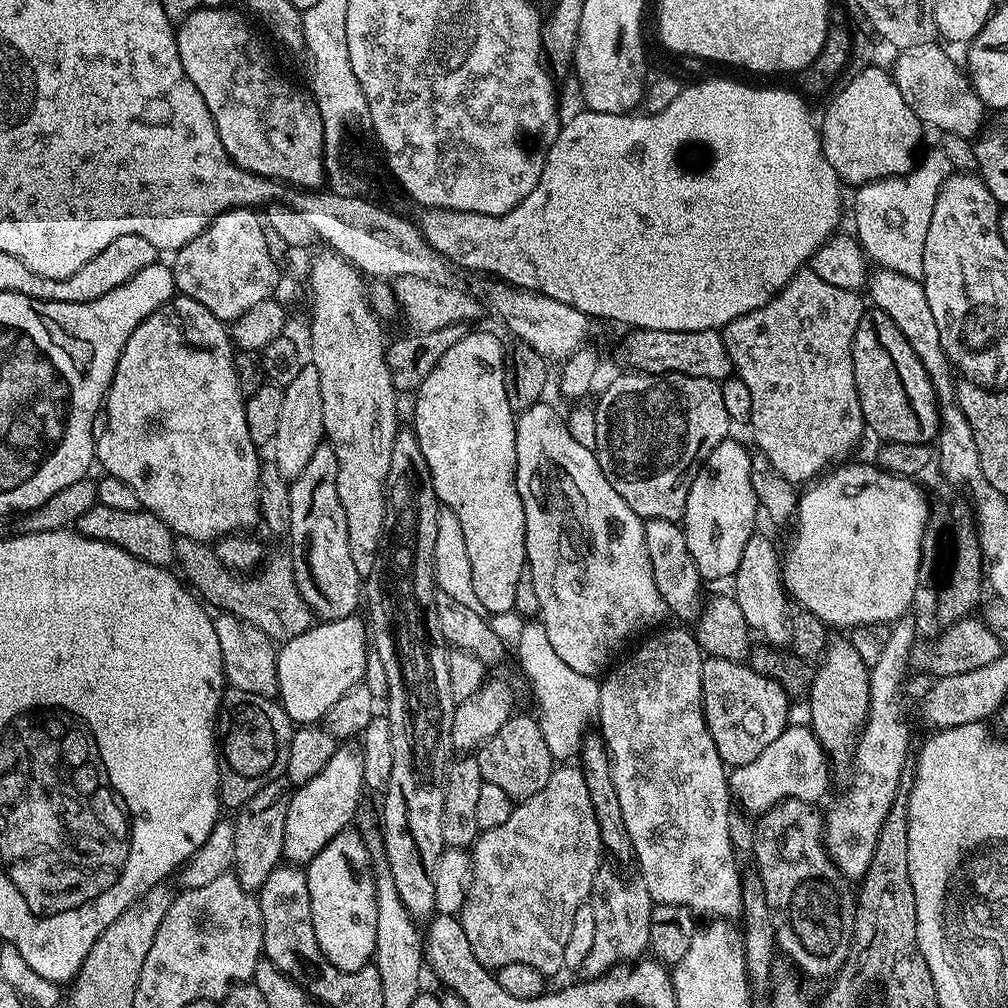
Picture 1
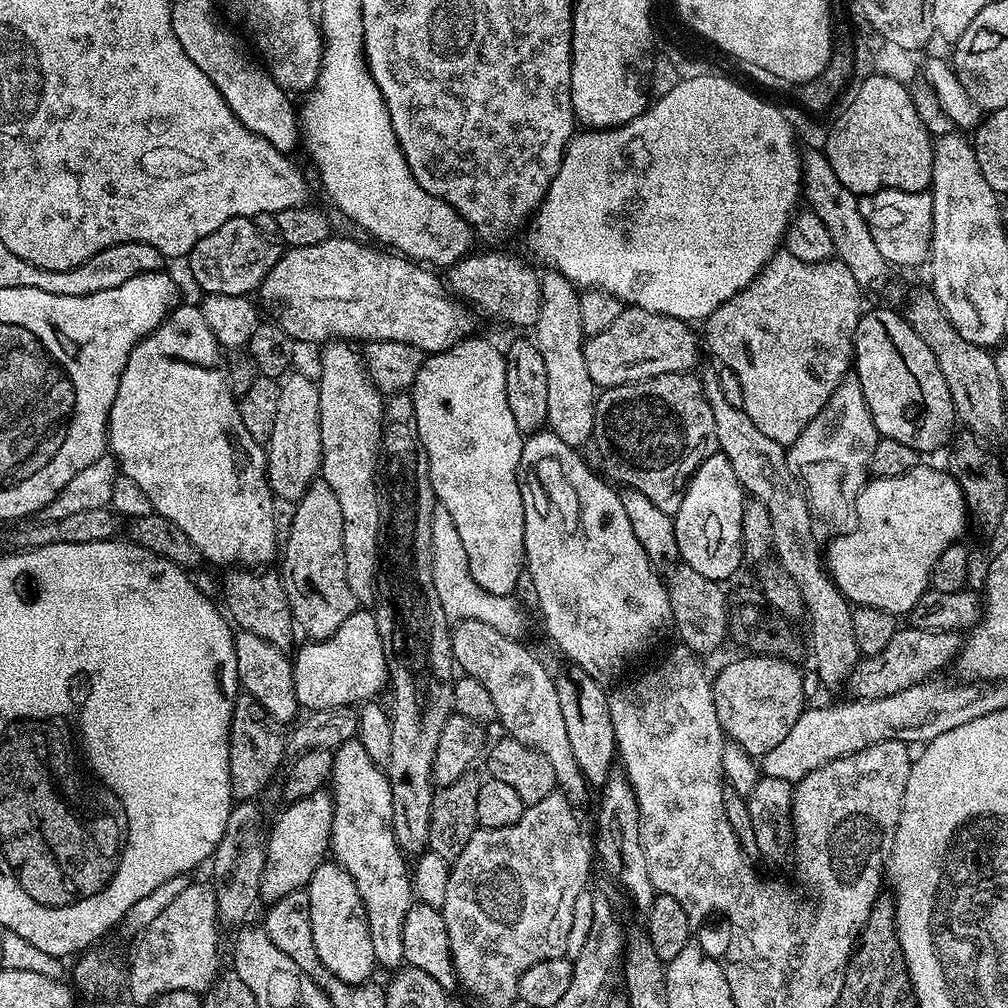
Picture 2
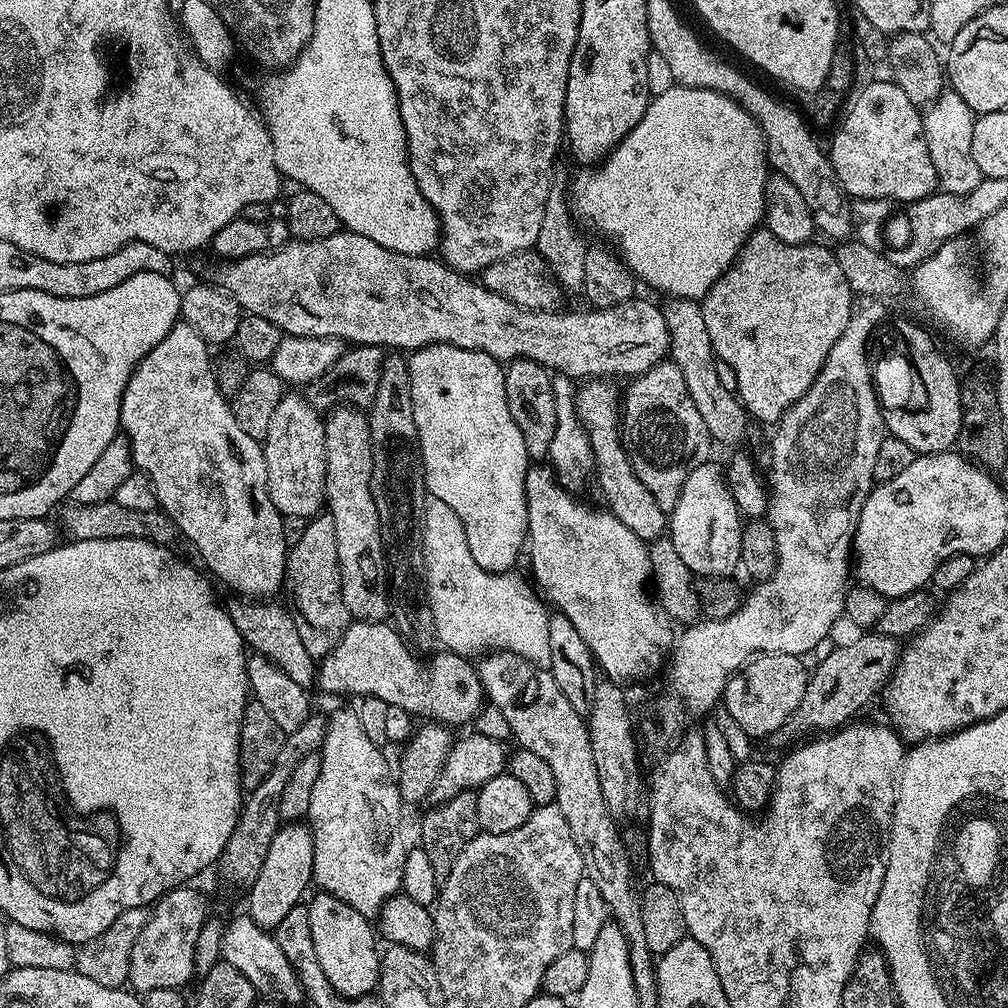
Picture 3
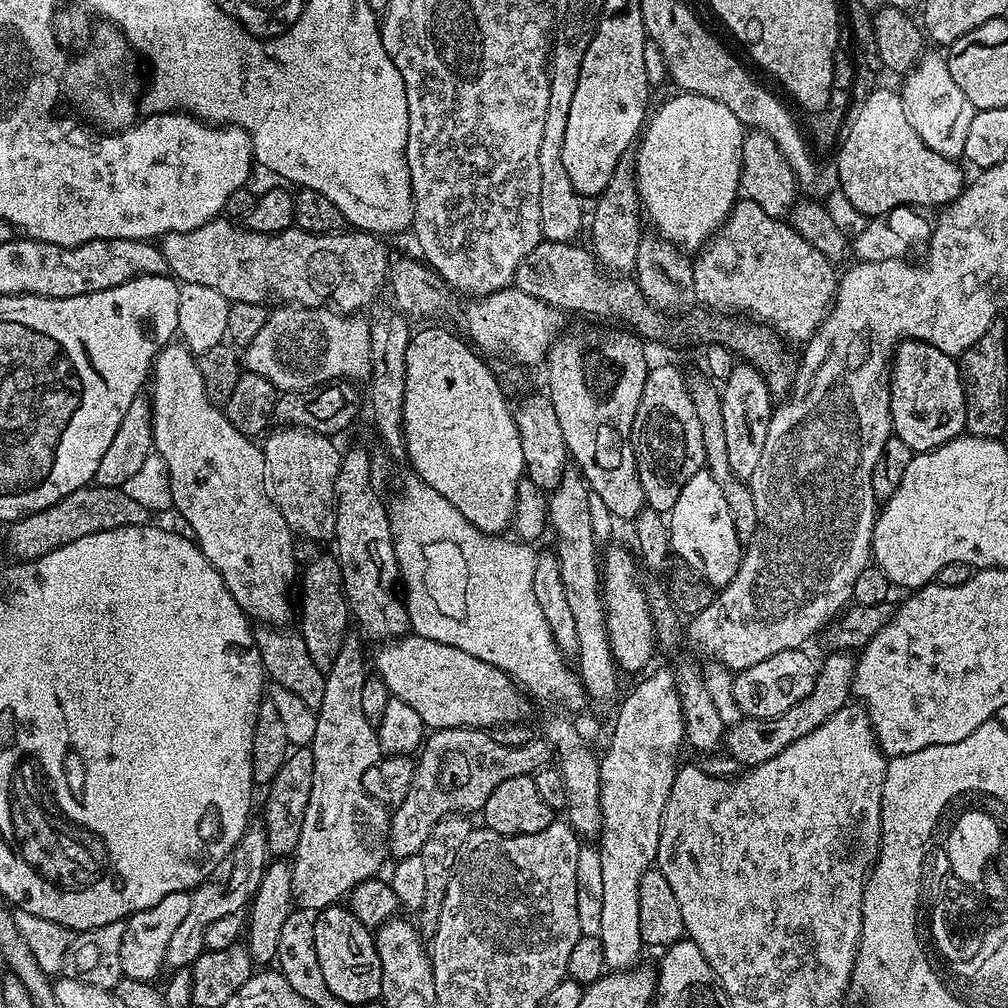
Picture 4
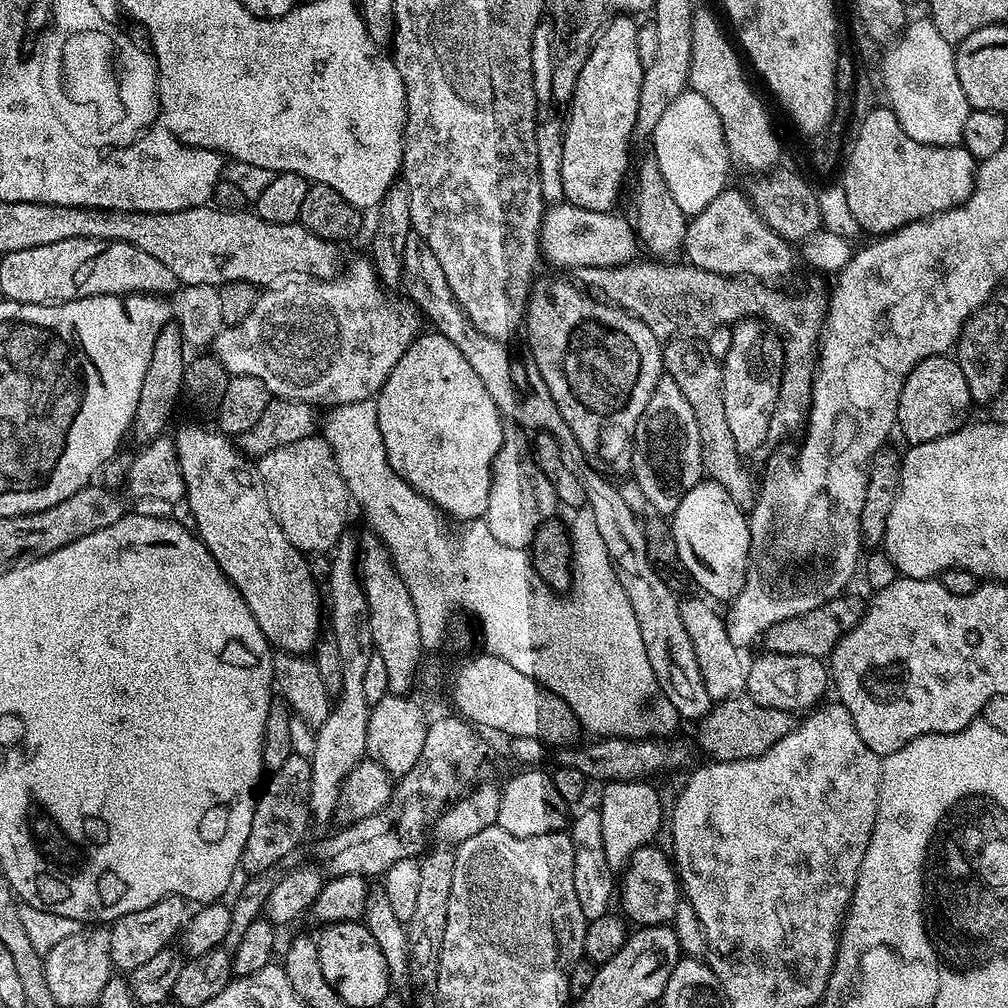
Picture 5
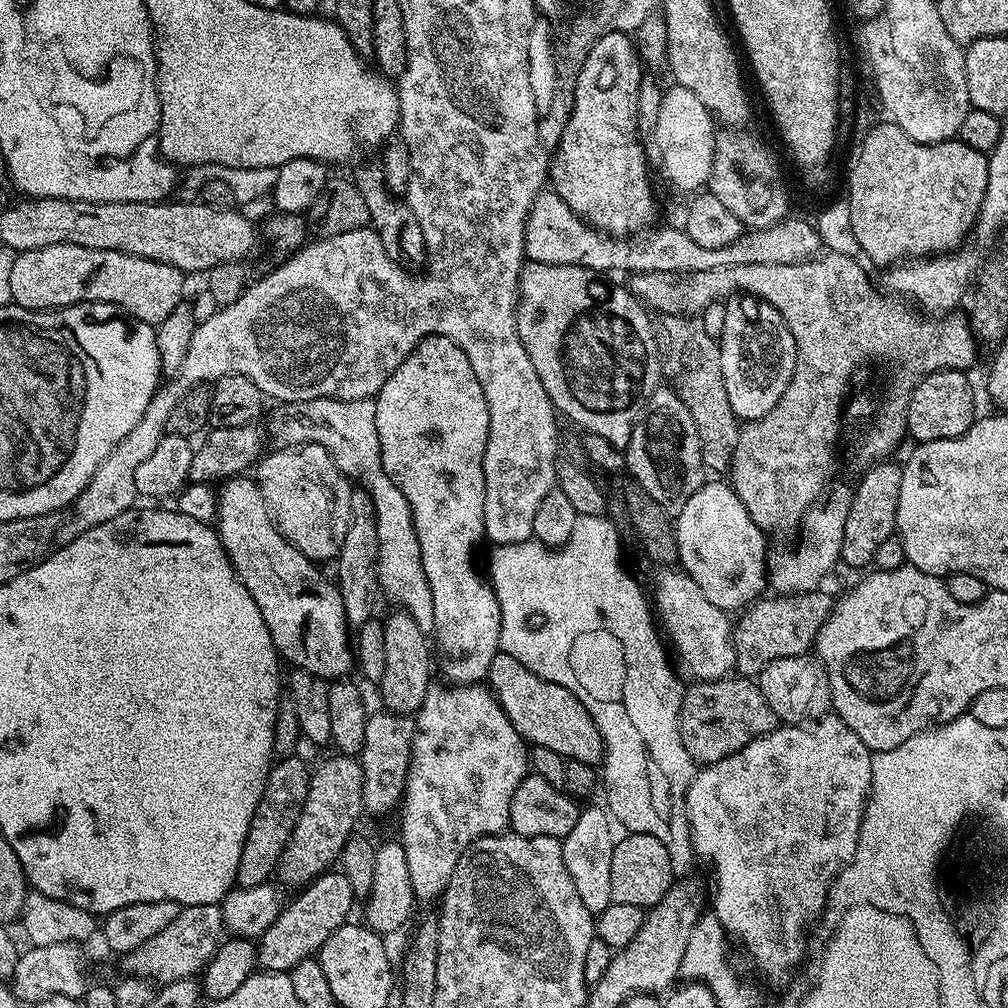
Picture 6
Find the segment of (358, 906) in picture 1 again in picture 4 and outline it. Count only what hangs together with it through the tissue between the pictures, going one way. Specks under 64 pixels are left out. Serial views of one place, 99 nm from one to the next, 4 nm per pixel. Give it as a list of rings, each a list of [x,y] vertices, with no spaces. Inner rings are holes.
[[[333,906],[322,908],[315,913],[312,921],[314,930],[314,950],[318,954],[318,966],[322,966],[322,978],[326,978],[326,986],[342,1002],[349,1006],[368,1004],[380,1000],[382,990],[382,962],[378,958],[378,950],[373,933],[362,926],[351,908]]]

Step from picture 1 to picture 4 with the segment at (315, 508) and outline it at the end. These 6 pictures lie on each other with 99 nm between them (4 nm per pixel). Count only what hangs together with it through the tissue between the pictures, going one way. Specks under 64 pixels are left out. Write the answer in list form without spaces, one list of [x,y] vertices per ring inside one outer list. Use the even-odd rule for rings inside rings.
[[[319,554],[312,561],[305,563],[298,580],[299,584],[298,620],[300,616],[300,625],[298,625],[298,631],[300,637],[306,642],[306,650],[310,650],[310,658],[314,661],[314,666],[318,666],[318,670],[326,674],[330,666],[334,666],[334,658],[338,650],[342,650],[342,642],[350,634],[348,600],[344,596],[342,570],[335,555]]]

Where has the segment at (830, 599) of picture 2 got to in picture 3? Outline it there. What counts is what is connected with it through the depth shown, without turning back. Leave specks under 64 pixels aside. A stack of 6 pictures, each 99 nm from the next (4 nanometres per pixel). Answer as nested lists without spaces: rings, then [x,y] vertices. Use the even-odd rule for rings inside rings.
[[[677,297],[667,301],[663,309],[671,338],[669,348],[671,363],[678,366],[678,370],[681,371],[686,390],[689,391],[709,436],[717,445],[732,446],[740,443],[748,430],[748,424],[750,425],[750,417],[737,395],[723,389],[722,382],[719,381],[717,359],[713,344],[710,342],[709,330],[706,329],[703,307],[695,300]]]

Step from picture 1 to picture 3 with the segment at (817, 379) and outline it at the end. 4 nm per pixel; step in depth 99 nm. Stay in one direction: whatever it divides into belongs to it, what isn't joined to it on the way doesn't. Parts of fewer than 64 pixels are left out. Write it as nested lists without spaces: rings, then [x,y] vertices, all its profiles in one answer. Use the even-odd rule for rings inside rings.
[[[757,230],[748,237],[748,241],[745,242],[744,247],[736,256],[736,260],[732,263],[732,267],[727,268],[720,275],[718,282],[714,282],[712,289],[702,298],[706,329],[709,330],[710,342],[713,344],[716,359],[726,362],[726,366],[730,366],[730,370],[734,370],[734,378],[738,378],[736,387],[738,399],[744,405],[749,417],[753,421],[761,420],[762,423],[769,424],[769,426],[779,424],[788,408],[794,406],[794,402],[798,402],[798,398],[802,398],[806,394],[806,390],[810,390],[814,378],[818,378],[830,350],[833,349],[834,342],[838,342],[838,338],[842,338],[842,330],[846,330],[854,311],[854,303],[852,304],[854,293],[850,282],[846,282],[846,274],[842,274],[842,266],[838,266],[835,251],[831,247],[823,248],[822,245],[816,243],[809,242],[799,244],[799,246],[790,246],[786,242],[774,238],[772,232]]]

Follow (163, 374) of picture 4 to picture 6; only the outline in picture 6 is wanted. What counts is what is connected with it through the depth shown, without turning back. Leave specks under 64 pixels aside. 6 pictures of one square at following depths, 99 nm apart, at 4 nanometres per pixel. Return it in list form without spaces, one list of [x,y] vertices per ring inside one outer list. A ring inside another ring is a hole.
[[[241,474],[228,478],[219,485],[214,527],[220,533],[222,546],[242,586],[250,590],[250,598],[254,598],[254,606],[262,610],[266,630],[270,630],[270,638],[274,642],[277,653],[287,663],[289,660],[293,669],[301,668],[310,674],[321,676],[323,680],[335,682],[347,677],[348,671],[353,671],[354,668],[354,648],[350,643],[350,625],[342,606],[342,594],[336,589],[335,583],[326,580],[321,569],[309,560],[306,554],[298,551],[276,529],[272,515],[269,514],[266,502],[260,493],[260,485],[255,479]]]

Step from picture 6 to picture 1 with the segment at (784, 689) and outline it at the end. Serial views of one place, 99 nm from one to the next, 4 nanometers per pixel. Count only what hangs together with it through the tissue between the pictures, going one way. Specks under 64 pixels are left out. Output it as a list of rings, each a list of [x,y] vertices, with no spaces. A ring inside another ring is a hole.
[[[709,656],[702,666],[702,698],[704,699],[704,717],[708,723],[710,734],[714,738],[714,746],[718,746],[718,754],[724,759],[725,765],[735,766],[754,762],[778,734],[789,727],[788,703],[790,697],[782,685],[758,674],[747,663],[736,663],[726,658]]]

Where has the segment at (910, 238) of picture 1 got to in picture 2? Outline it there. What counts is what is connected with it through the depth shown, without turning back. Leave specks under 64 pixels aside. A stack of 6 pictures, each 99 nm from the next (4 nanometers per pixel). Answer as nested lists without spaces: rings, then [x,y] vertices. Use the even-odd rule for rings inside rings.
[[[883,188],[881,192],[871,192],[868,196],[859,197],[860,213],[870,226],[870,238],[878,245],[882,258],[890,266],[916,268],[927,261],[932,246],[932,193],[907,192]]]

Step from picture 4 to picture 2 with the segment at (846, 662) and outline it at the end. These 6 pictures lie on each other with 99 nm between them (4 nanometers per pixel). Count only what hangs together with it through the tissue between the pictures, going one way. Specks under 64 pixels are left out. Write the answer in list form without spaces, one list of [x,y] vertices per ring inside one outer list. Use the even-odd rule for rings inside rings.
[[[911,626],[897,627],[894,638],[890,638],[886,650],[882,650],[873,656],[866,656],[856,665],[856,669],[847,678],[846,688],[852,691],[853,697],[861,700],[873,700],[874,698],[886,698],[890,694],[898,694],[898,690],[906,690],[915,684],[923,684],[924,681],[933,679],[944,667],[951,665],[960,652],[962,636],[960,632],[939,632],[938,630],[922,630]]]

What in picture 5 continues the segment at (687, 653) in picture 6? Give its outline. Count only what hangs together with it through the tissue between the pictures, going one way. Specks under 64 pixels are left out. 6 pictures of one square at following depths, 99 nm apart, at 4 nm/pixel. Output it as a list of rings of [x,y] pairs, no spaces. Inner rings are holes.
[[[705,599],[684,600],[680,605],[680,614],[684,628],[688,632],[696,663],[700,670],[704,686],[711,701],[719,702],[732,696],[739,696],[747,689],[747,667],[742,662],[741,651],[730,642],[727,623],[706,604]]]

